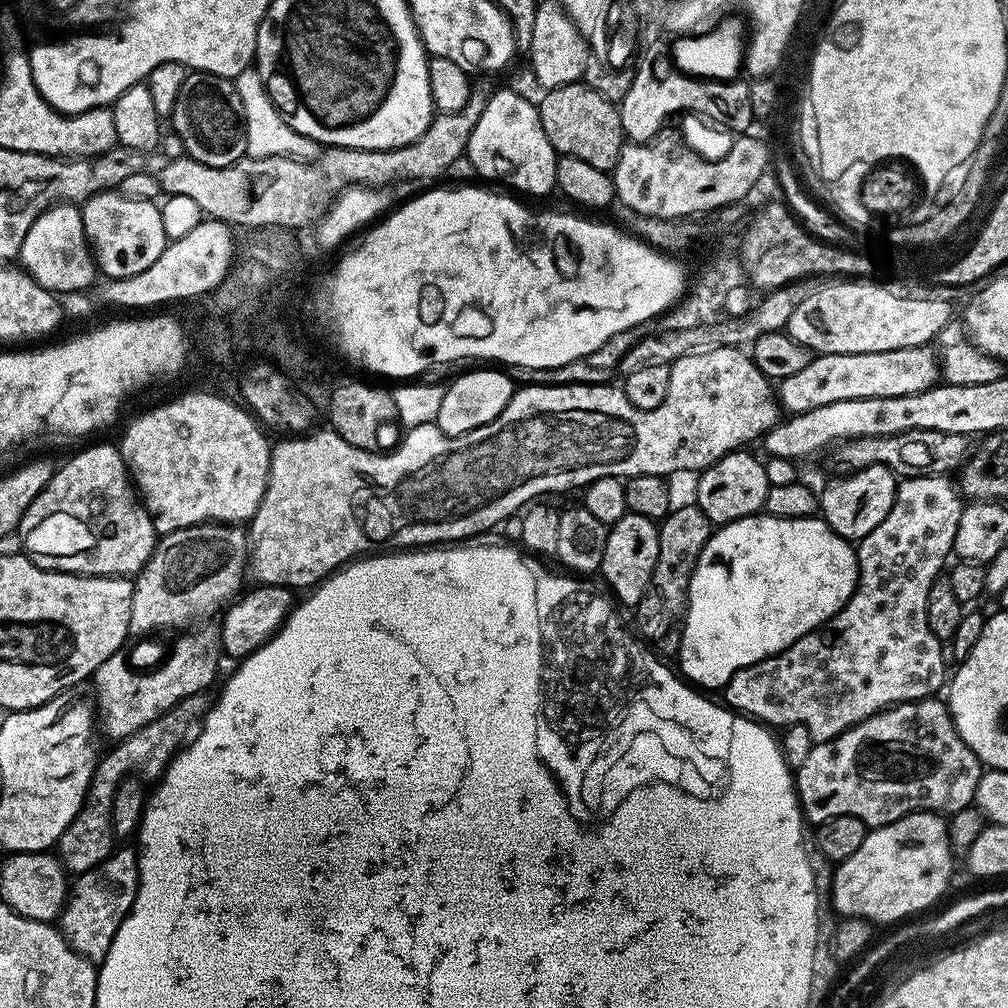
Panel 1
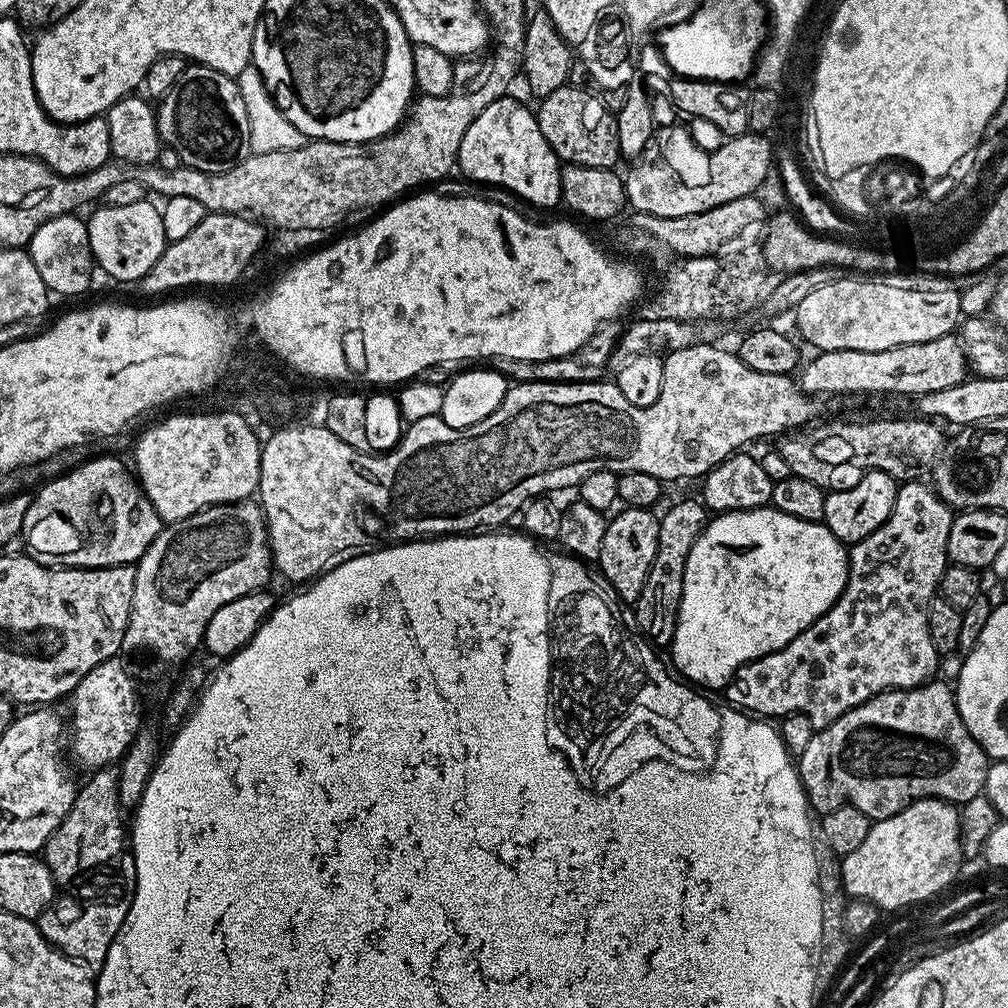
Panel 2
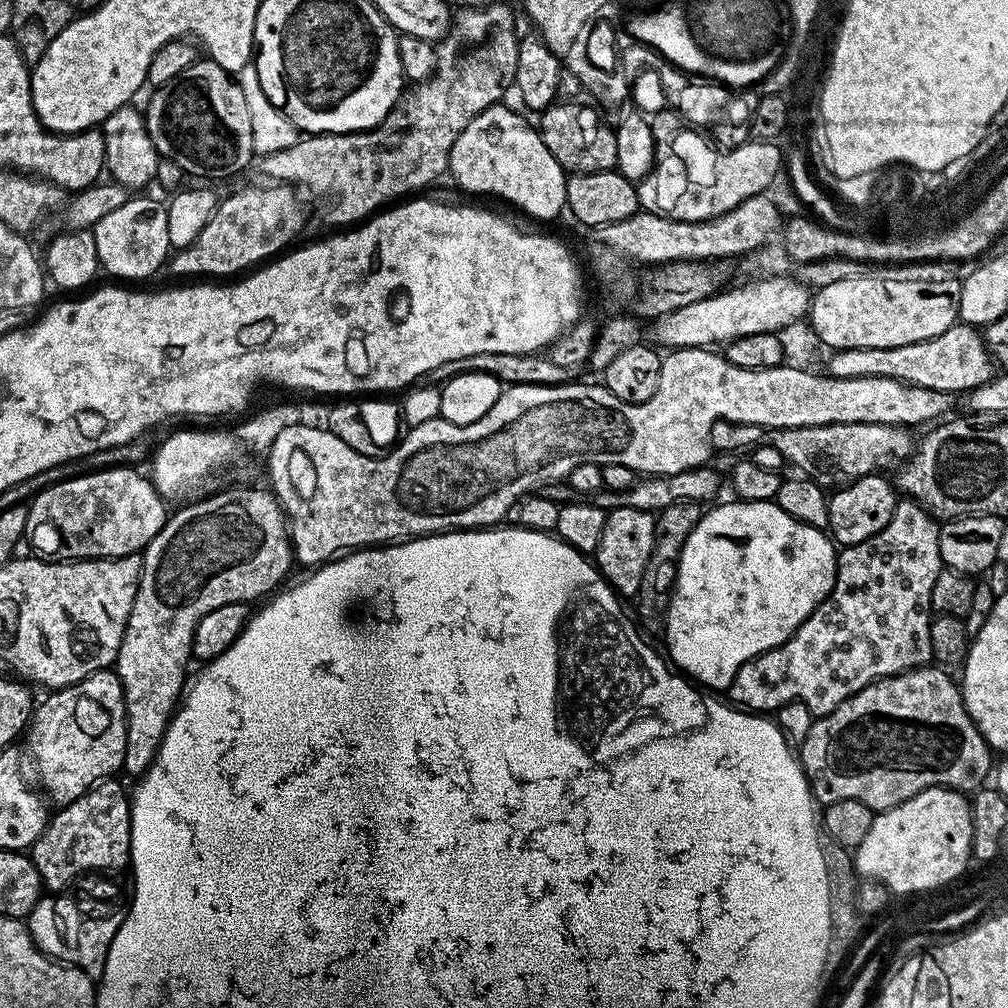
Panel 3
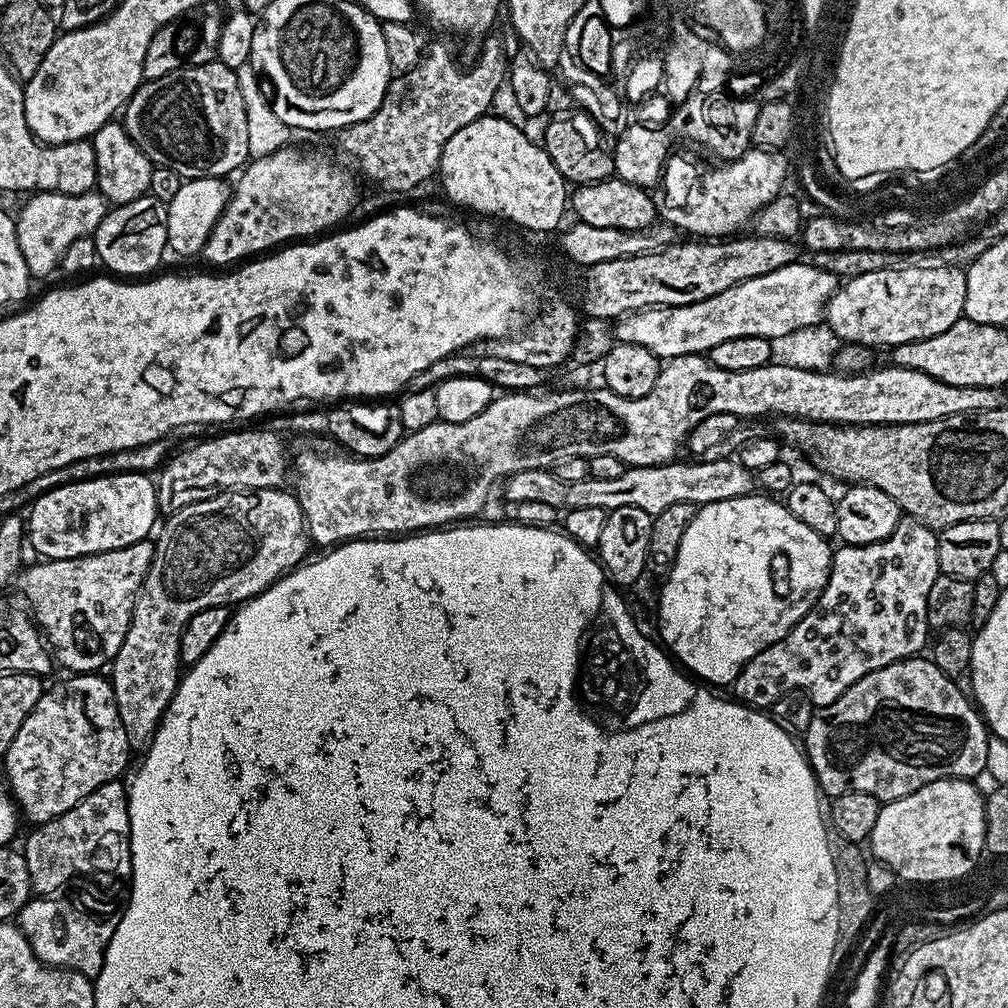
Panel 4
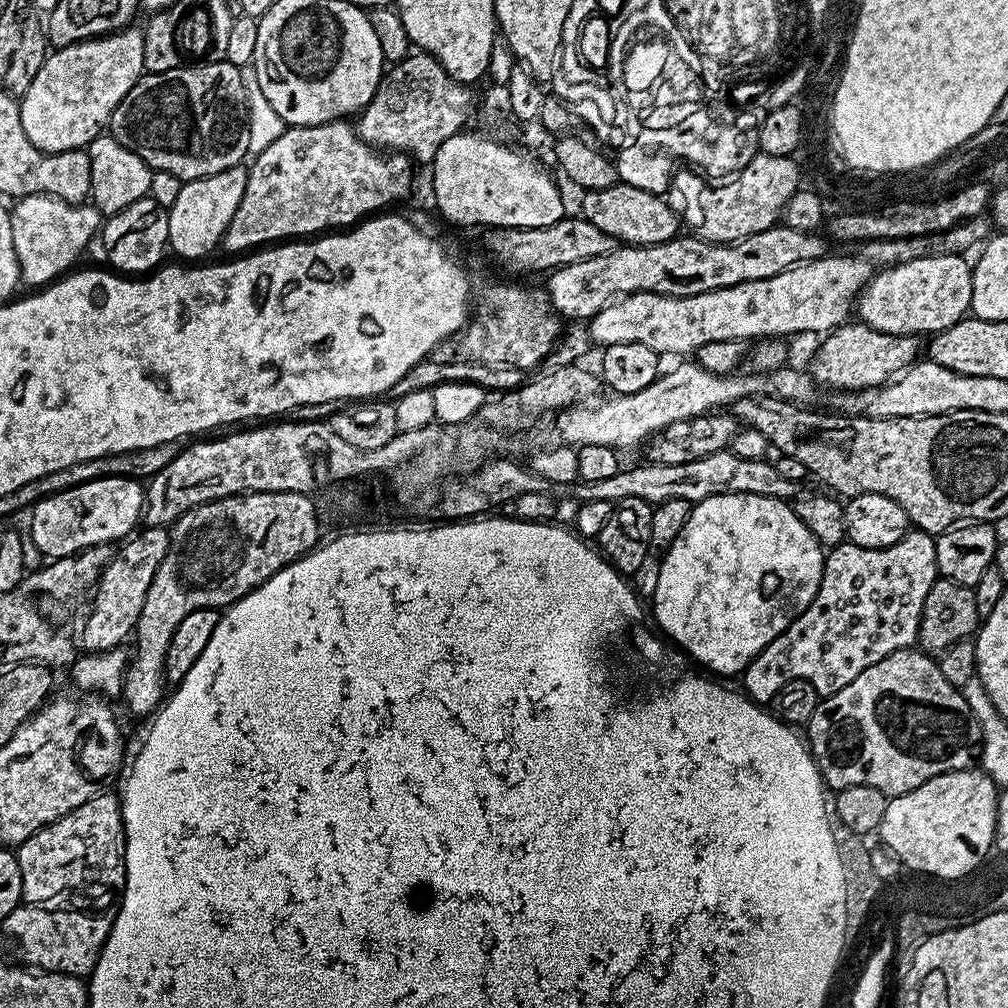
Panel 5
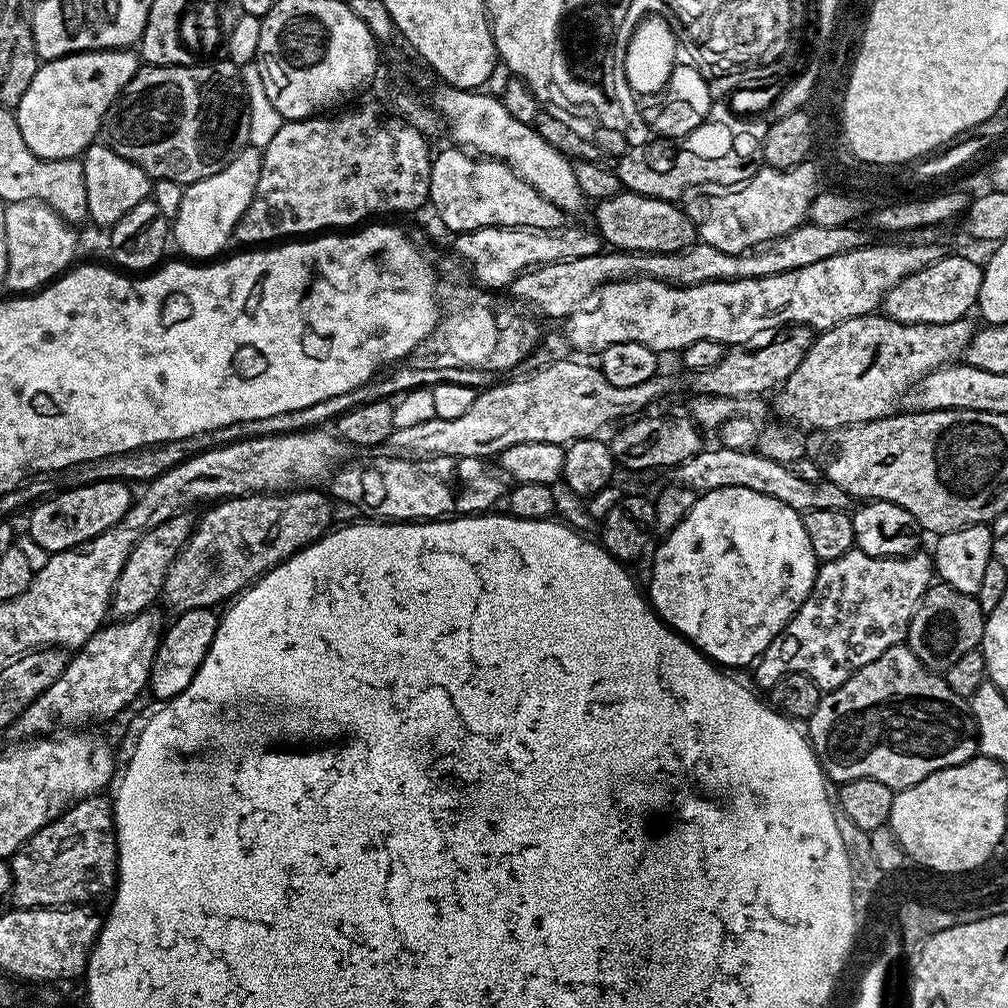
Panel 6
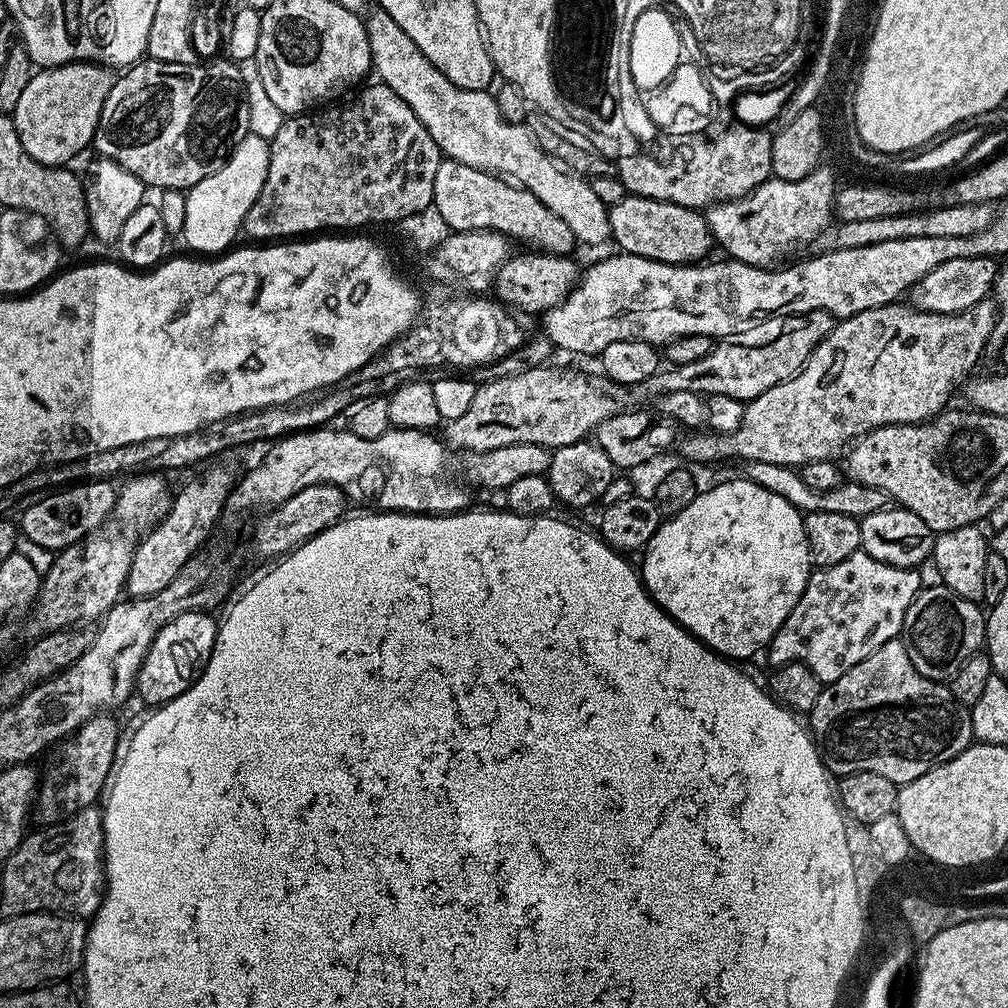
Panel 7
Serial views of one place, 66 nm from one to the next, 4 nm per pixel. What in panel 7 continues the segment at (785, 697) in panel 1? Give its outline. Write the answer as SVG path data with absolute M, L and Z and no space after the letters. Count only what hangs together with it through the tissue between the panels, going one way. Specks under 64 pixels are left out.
M862 550L850 554L850 558L846 558L846 562L838 562L838 566L816 568L808 577L802 598L798 598L786 622L782 622L766 649L771 667L777 669L784 664L805 664L820 679L821 685L834 683L846 674L846 670L850 670L850 666L858 666L858 662L862 662L862 658L870 658L878 646L897 639L903 633L906 610L922 587L920 574L915 568L899 568L878 562L878 558L870 558L870 554Z

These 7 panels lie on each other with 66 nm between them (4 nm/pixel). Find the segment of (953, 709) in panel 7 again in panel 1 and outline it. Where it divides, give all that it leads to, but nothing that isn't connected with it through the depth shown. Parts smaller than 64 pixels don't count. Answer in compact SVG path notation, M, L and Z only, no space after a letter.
M935 696L910 703L892 705L892 707L885 708L879 712L878 715L872 715L870 718L858 722L853 728L847 728L841 736L835 736L832 740L821 740L813 743L806 762L802 762L802 766L795 769L794 783L796 785L796 799L800 801L801 813L809 825L819 826L826 823L830 818L853 816L861 820L871 830L886 826L890 822L898 822L898 818L902 818L911 812L922 811L951 814L963 808L973 807L976 791L978 790L978 782L985 770L984 765L980 763L980 759L974 754L974 750L970 750L970 746L966 746L961 736L957 734L957 728L953 724L947 703Z

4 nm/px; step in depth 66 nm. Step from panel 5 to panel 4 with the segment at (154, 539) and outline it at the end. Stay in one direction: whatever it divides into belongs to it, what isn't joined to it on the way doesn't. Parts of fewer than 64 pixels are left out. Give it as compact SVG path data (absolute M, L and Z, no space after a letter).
M146 539L93 556L44 560L21 571L20 592L32 603L31 615L34 620L36 615L35 623L42 629L59 667L69 668L72 674L96 674L103 664L111 665L126 630L130 630L136 598L155 557L155 543Z

